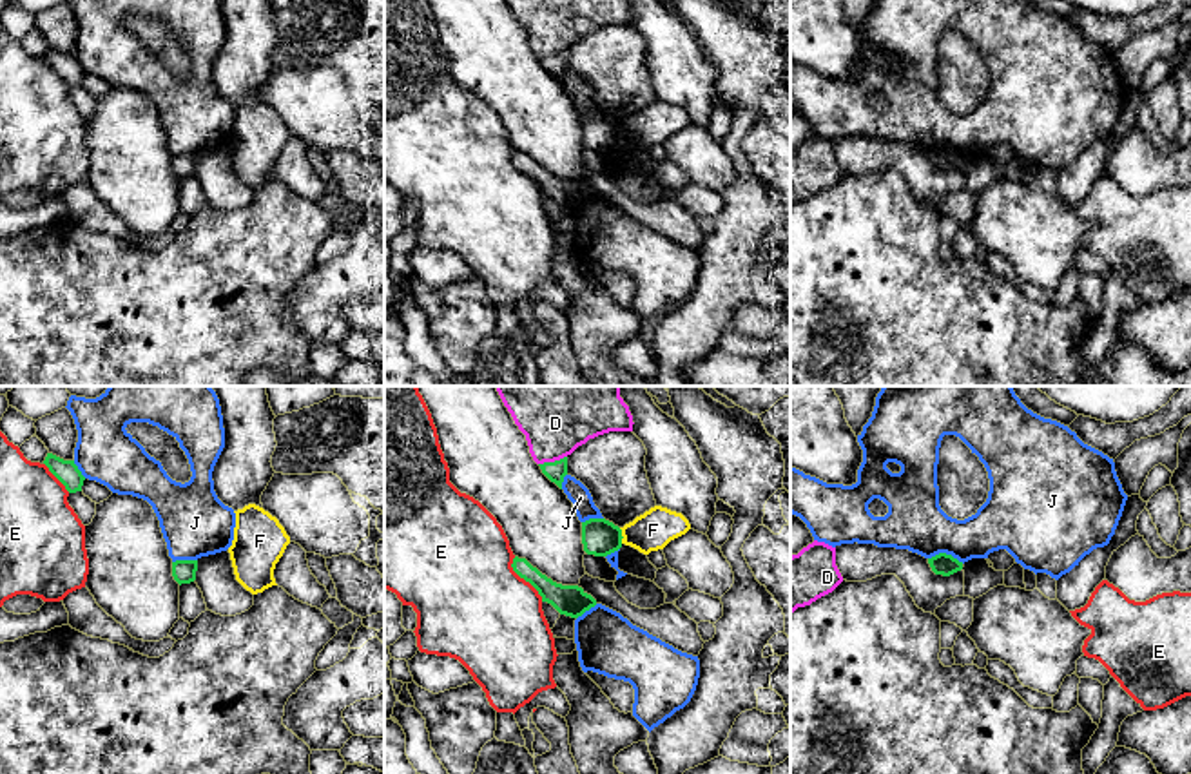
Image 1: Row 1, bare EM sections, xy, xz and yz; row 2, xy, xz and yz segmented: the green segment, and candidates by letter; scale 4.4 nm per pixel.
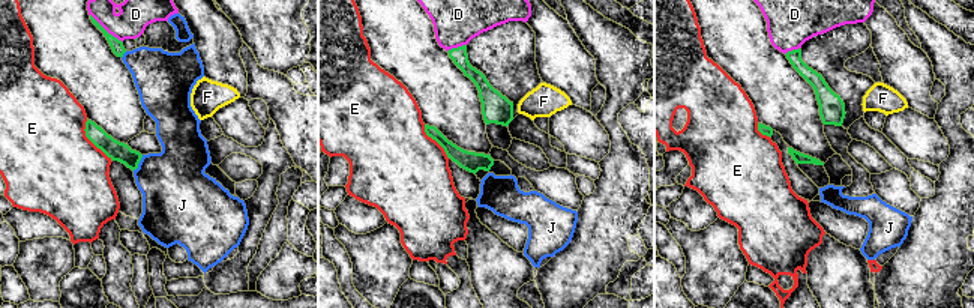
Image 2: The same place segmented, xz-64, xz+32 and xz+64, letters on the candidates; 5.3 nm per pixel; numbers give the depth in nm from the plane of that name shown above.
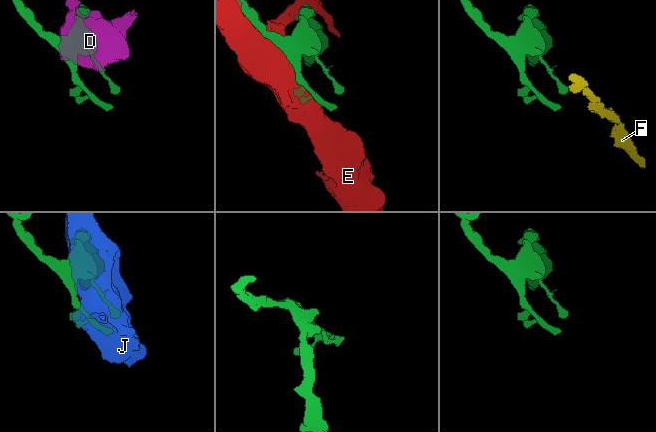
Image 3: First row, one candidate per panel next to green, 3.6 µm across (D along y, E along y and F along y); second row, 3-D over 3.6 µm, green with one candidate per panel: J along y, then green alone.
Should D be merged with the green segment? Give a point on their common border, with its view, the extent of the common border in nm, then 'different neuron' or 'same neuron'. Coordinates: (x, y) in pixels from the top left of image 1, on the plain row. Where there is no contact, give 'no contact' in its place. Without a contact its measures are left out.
xz (551, 57) | 130 nm | different neuron

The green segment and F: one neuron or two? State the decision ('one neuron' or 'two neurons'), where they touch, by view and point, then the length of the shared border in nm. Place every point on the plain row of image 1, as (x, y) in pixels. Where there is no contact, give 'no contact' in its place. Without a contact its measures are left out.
two neurons | xz (620, 129) | 70 nm

